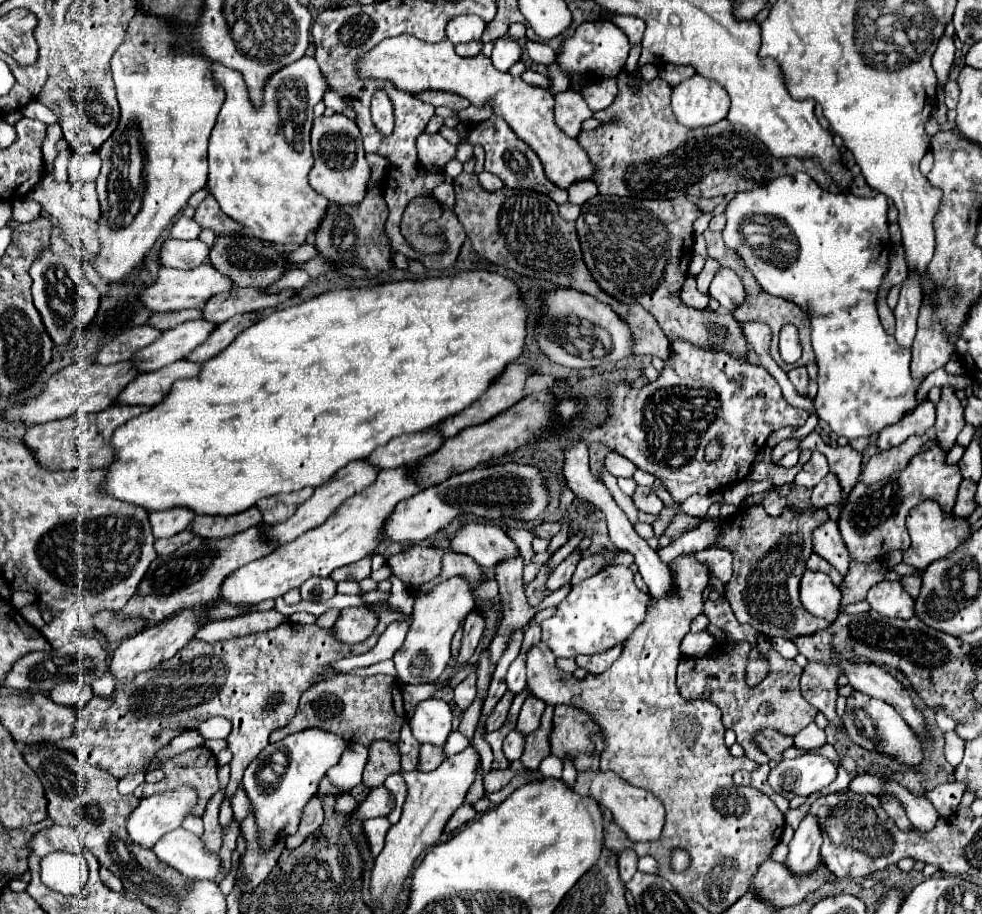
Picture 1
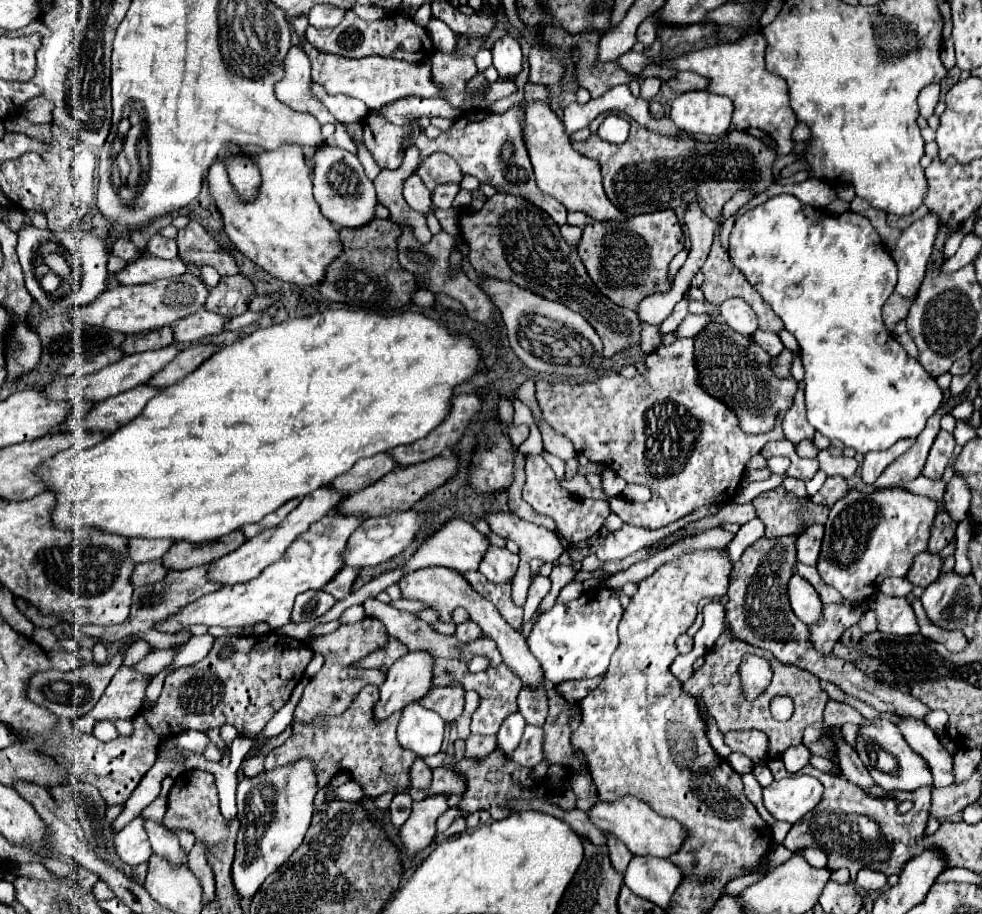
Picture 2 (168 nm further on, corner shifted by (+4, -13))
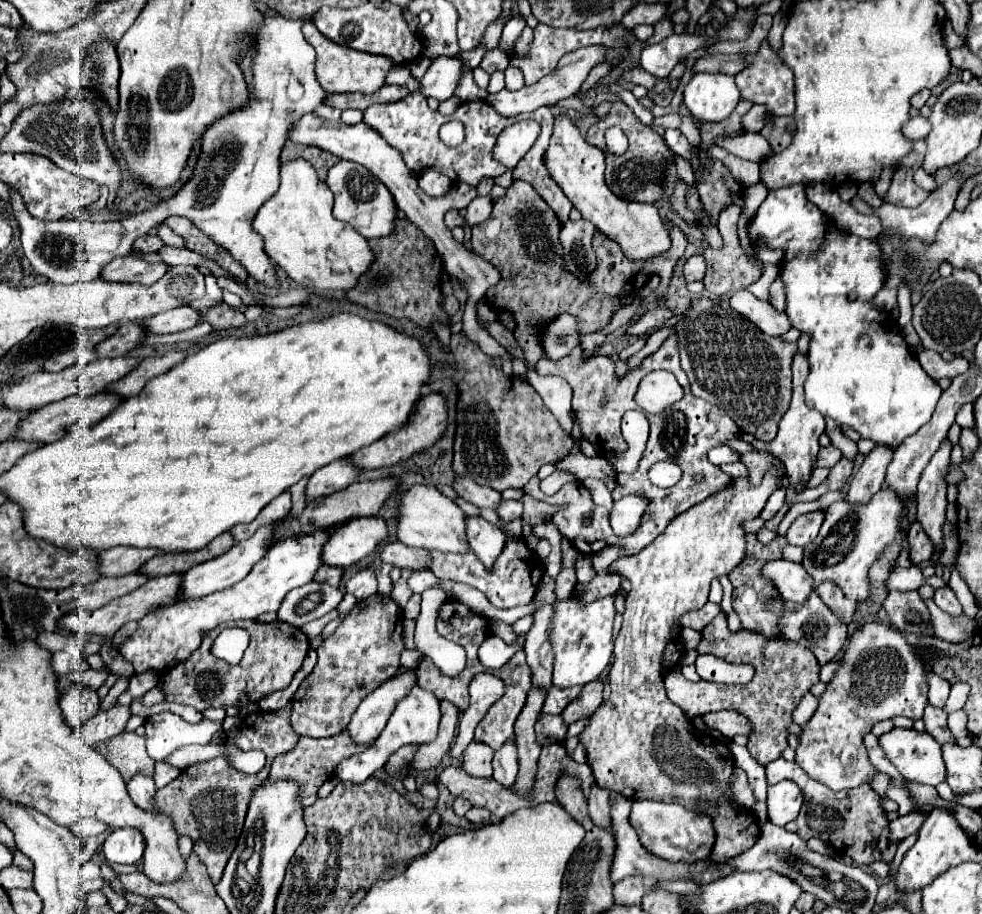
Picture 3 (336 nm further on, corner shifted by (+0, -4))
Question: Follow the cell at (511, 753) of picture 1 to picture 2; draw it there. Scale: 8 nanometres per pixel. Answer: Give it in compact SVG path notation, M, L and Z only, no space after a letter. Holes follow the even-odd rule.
M525 726L523 738L519 742L519 746L511 752L511 760L517 762L523 768L533 768L543 760L543 750L541 750L541 740L543 740L543 732L541 728L533 728L533 726Z

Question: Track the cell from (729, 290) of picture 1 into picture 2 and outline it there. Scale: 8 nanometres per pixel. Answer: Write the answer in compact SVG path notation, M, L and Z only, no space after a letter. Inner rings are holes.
M729 298L725 300L721 306L721 316L723 320L741 334L753 334L757 330L757 316L755 312L749 308L749 304L741 298Z

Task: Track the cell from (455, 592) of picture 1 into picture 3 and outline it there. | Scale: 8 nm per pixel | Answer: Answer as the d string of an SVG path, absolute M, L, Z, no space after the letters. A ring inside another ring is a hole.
M407 671L403 675L397 675L389 681L385 681L377 691L373 691L353 713L347 731L355 745L369 745L377 735L385 729L385 723L389 715L393 713L393 707L401 695L415 683L415 671Z

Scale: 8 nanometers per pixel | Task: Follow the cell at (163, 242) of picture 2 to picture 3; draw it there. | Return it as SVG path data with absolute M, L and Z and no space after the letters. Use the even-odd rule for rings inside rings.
M143 235L143 237L137 237L133 243L133 251L137 253L157 253L161 247L163 247L163 241L157 235L155 237Z

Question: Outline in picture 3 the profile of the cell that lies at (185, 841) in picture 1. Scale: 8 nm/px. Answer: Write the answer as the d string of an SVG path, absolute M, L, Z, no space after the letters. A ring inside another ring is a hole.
M135 775L127 783L127 791L129 791L131 799L137 803L137 807L157 813L157 809L153 807L153 795L157 789L155 789L155 783L149 775Z

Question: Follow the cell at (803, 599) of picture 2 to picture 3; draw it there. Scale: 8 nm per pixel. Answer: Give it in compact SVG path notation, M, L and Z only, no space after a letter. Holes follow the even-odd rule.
M787 559L765 563L765 567L761 569L761 575L763 579L773 583L773 587L779 591L783 599L793 603L803 603L813 591L813 581L803 571L803 567Z

